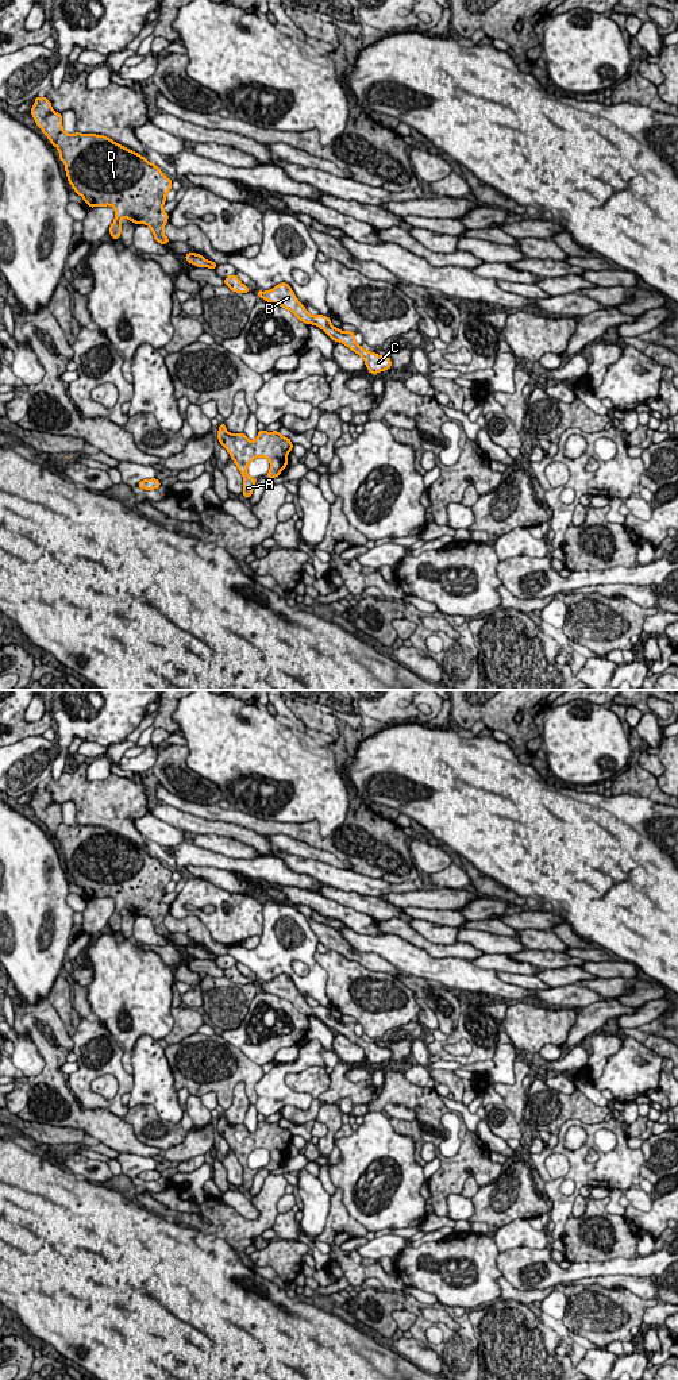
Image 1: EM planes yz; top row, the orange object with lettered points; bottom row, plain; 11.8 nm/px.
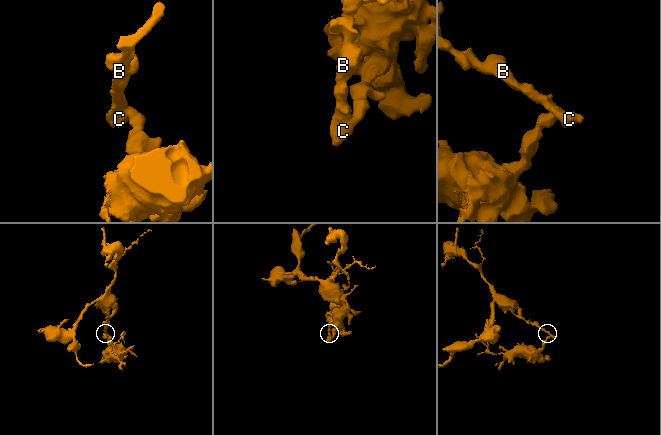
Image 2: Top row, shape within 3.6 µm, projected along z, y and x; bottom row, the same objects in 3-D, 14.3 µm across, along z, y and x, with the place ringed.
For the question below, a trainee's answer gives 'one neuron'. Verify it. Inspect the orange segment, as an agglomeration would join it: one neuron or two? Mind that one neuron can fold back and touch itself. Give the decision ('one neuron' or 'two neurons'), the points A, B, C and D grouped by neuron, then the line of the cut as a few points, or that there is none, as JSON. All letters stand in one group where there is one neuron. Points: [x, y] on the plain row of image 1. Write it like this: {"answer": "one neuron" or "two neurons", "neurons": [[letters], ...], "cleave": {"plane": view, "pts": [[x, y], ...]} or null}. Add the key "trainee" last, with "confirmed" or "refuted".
{"answer": "one neuron", "neurons": [["A", "B", "C", "D"]], "cleave": null, "trainee": "confirmed"}

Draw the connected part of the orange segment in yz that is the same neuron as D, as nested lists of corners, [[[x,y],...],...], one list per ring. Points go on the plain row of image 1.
[[[46,787],[35,789],[31,806],[51,837],[59,841],[58,851],[65,853],[68,872],[74,883],[84,890],[89,899],[111,897],[115,901],[115,911],[108,922],[112,930],[120,929],[120,911],[126,909],[135,915],[149,917],[159,936],[170,934],[163,924],[169,906],[162,898],[166,894],[166,886],[172,882],[173,872],[163,867],[158,857],[104,826],[66,825],[62,818],[62,806],[53,802],[51,793]]]

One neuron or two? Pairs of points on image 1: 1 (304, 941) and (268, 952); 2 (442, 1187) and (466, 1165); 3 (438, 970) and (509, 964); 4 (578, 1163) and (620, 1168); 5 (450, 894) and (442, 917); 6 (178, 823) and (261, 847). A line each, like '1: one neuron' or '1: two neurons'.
1: one neuron
2: one neuron
3: two neurons
4: one neuron
5: two neurons
6: one neuron

